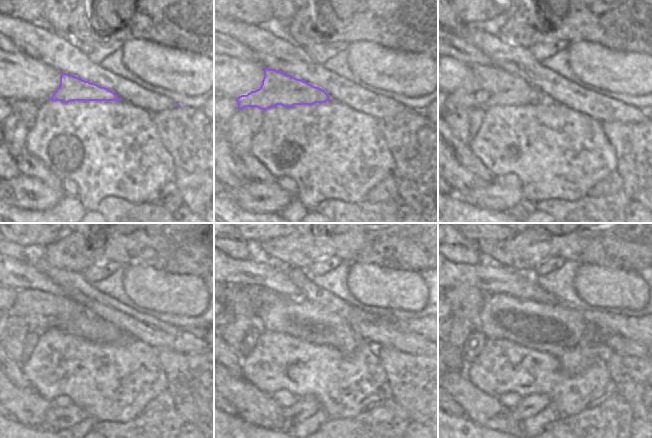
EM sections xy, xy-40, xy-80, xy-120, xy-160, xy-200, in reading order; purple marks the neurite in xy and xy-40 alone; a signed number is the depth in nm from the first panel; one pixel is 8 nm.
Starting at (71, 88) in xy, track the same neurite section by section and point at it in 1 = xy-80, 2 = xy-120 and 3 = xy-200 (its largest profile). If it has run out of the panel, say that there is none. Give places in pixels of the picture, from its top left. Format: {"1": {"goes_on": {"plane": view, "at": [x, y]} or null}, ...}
{"1": {"goes_on": {"plane": "xy-80", "at": [486, 86]}}, "2": {"goes_on": {"plane": "xy-120", "at": [39, 311]}}, "3": {"goes_on": {"plane": "xy-200", "at": [466, 301]}}}

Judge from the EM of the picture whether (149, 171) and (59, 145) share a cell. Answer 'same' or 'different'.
same

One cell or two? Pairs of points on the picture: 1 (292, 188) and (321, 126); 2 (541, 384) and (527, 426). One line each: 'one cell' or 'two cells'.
1: two cells
2: two cells

